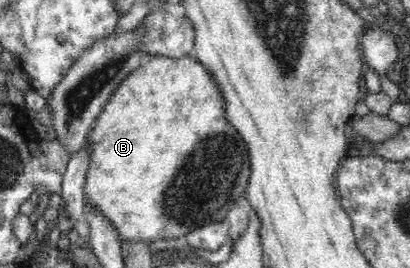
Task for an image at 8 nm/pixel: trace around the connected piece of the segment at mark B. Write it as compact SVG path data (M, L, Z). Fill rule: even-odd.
M192 54L178 59L164 56L144 58L138 69L132 74L126 75L126 79L123 79L122 83L118 83L108 105L98 115L96 124L88 133L86 143L92 154L90 169L86 173L86 185L84 185L86 204L92 204L94 208L98 208L114 224L120 240L124 242L153 242L157 239L177 238L187 235L200 226L222 221L226 219L236 200L244 194L248 181L250 181L250 154L248 154L246 141L226 118L226 100L222 98L222 90L214 80L214 76Z

